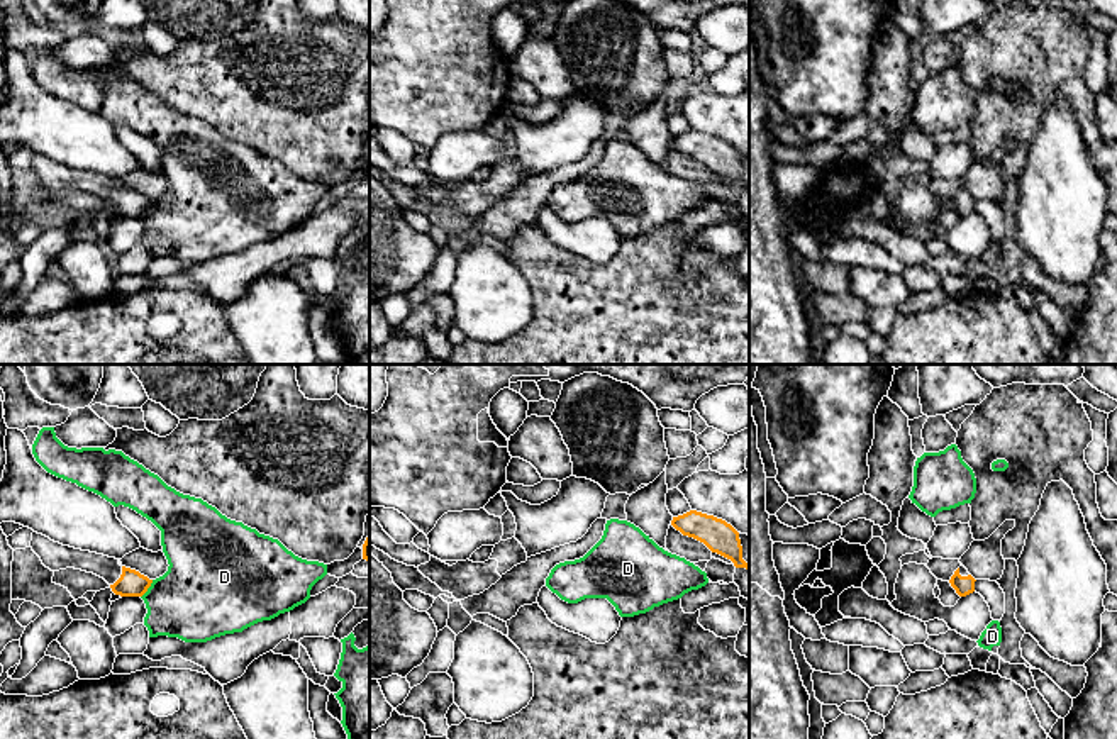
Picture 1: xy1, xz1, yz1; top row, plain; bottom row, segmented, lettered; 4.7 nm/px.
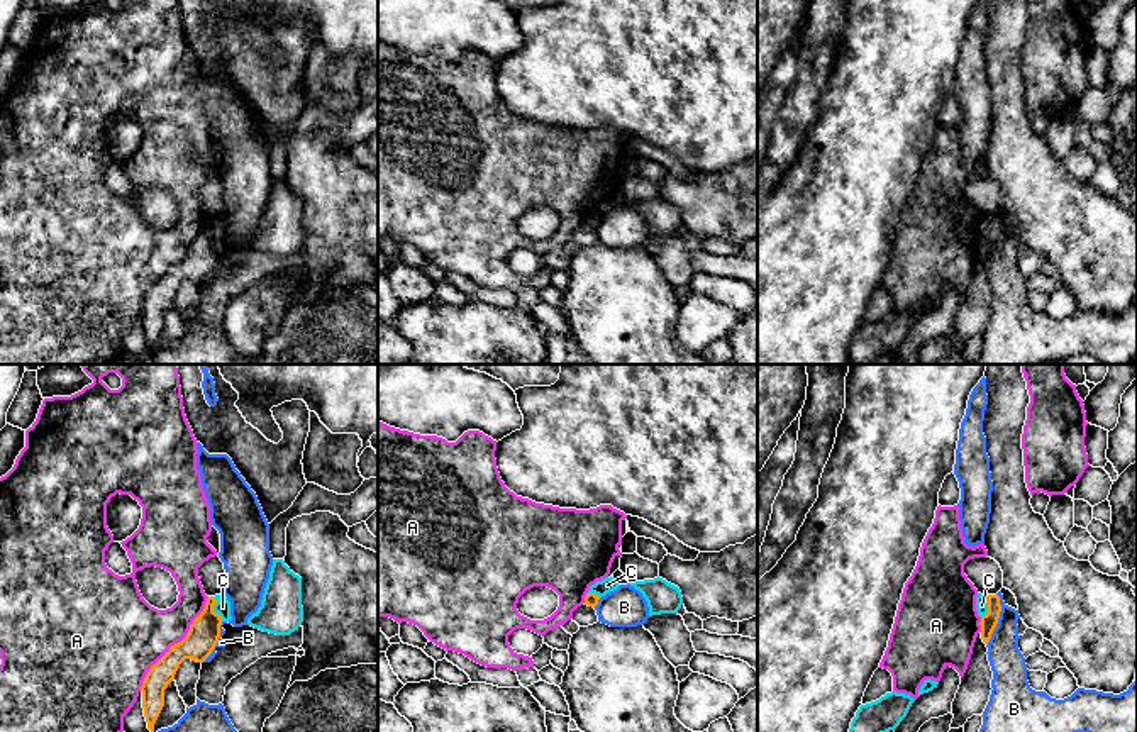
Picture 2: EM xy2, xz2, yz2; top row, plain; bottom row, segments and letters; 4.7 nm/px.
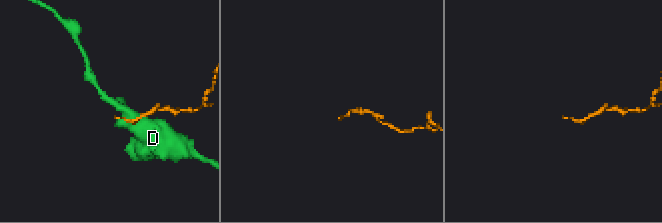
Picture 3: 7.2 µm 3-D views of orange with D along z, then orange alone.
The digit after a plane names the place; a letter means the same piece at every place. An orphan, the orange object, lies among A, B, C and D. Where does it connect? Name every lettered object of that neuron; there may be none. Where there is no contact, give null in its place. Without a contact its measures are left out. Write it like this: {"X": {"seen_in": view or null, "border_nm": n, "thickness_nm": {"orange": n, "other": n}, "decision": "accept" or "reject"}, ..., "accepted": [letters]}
{"A": {"seen_in": "xy2", "border_nm": 550, "thickness_nm": {"orange": 150, "other": 380}, "decision": "reject"}, "B": {"seen_in": "yz2", "border_nm": 260, "thickness_nm": {"orange": 80, "other": 160}, "decision": "reject"}, "C": {"seen_in": "xy2", "border_nm": 130, "thickness_nm": {"orange": 150, "other": 80}, "decision": "reject"}, "D": {"seen_in": "xy1", "border_nm": 110, "thickness_nm": {"orange": 130, "other": 400}, "decision": "reject"}, "accepted": []}

